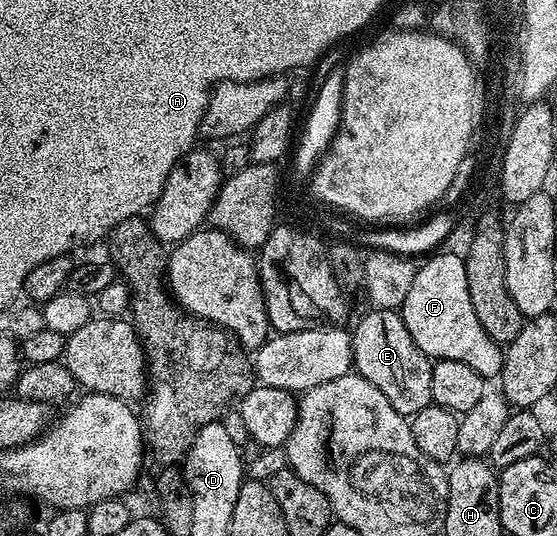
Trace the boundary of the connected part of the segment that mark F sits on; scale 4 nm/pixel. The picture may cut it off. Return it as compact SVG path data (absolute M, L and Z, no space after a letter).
M443 251L430 255L425 261L430 260L418 267L411 290L408 290L407 298L400 306L407 334L411 334L411 338L415 338L415 346L419 346L419 350L423 350L423 354L434 361L464 362L471 366L471 370L475 370L475 374L486 378L500 377L505 357L502 345L496 344L487 330L479 326L479 318L475 318L475 306L471 306L471 294L467 291L467 270L461 269L462 257L458 253Z

